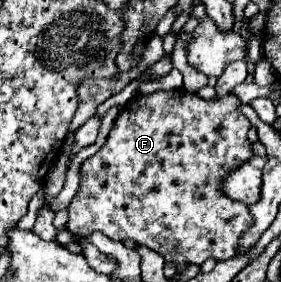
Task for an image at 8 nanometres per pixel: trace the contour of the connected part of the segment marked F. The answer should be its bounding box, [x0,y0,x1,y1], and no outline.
[67,90,253,266]

